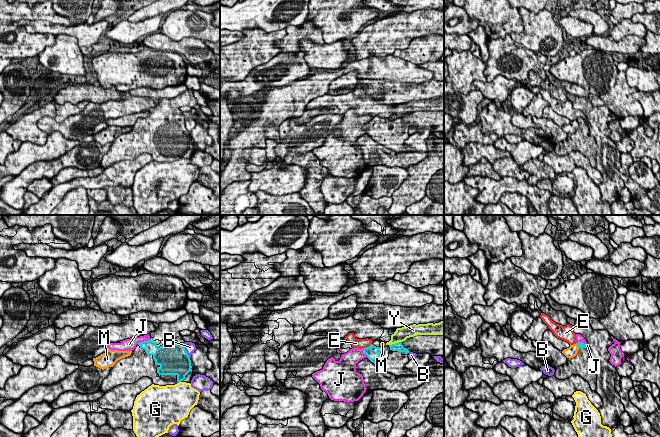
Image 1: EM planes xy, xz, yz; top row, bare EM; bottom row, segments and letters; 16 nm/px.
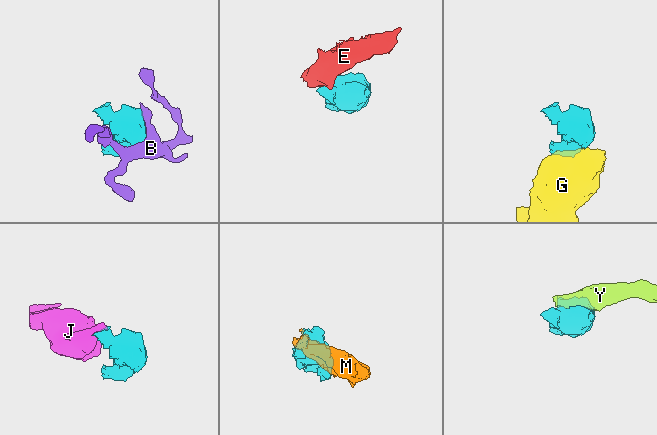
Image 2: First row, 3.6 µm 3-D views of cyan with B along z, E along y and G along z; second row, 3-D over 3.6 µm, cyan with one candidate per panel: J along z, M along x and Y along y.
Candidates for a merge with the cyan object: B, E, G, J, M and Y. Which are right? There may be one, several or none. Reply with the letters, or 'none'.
none

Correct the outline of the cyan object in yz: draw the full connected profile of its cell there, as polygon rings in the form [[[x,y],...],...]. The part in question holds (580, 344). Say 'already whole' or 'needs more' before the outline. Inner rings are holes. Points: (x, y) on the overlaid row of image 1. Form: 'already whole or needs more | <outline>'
needs more | [[[577,342],[578,353],[573,358],[567,358],[565,365],[555,368],[554,376],[559,380],[565,380],[572,375],[579,375],[586,380],[592,391],[597,388],[597,368],[594,361],[590,358],[589,350],[583,342]]]

